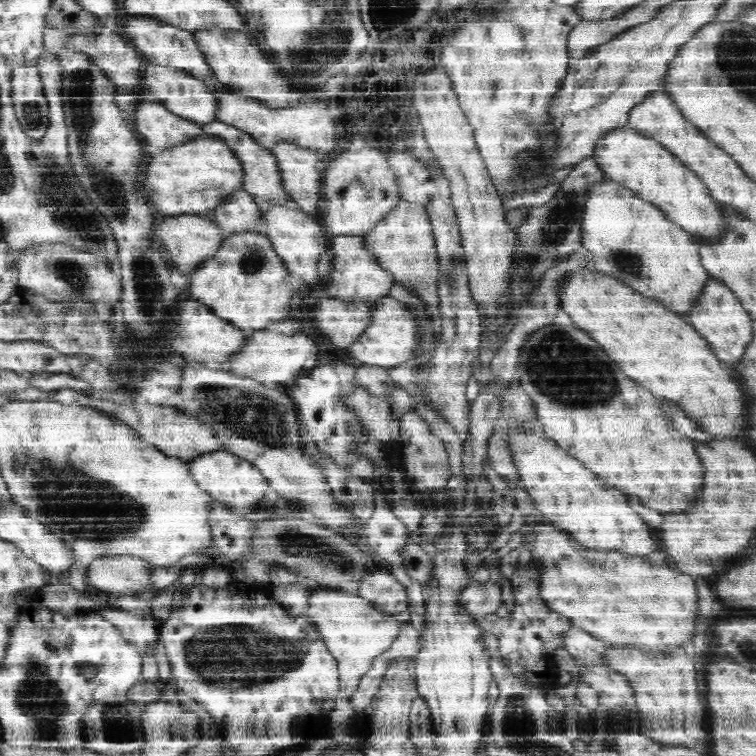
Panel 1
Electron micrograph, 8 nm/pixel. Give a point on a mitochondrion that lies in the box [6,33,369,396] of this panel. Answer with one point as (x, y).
(81, 208)

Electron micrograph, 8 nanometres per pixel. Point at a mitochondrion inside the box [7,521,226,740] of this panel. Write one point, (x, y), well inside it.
(37, 692)

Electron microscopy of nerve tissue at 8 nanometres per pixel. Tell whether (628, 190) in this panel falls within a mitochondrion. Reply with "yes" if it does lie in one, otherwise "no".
no

